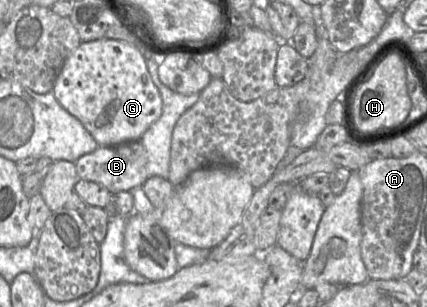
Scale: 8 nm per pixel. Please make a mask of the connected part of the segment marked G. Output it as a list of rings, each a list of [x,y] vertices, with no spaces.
[[[96,39],[82,42],[65,60],[52,92],[57,101],[75,116],[99,146],[116,146],[140,140],[146,130],[162,114],[162,99],[148,71],[144,54],[128,42]]]

